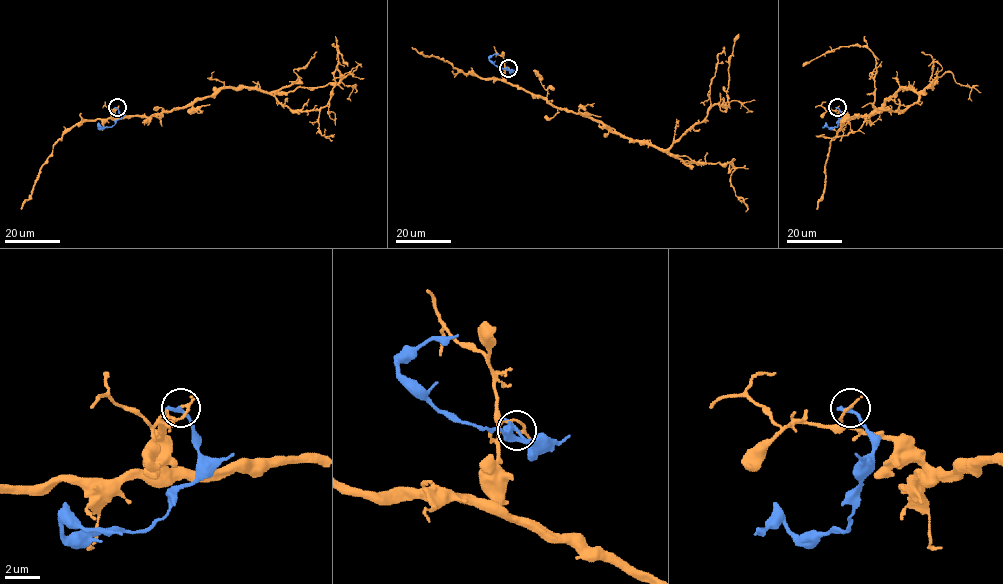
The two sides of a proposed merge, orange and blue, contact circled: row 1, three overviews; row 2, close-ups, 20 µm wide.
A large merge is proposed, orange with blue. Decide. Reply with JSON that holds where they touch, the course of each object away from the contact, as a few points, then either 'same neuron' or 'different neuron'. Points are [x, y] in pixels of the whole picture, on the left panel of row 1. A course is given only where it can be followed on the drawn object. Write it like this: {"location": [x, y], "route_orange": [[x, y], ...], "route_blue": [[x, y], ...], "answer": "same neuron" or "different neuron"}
{"location": [117, 107], "route_orange": [[117, 107], [116, 117], [149, 117], [242, 88], [292, 110], [319, 110], [335, 85], [336, 45], [348, 66]], "route_blue": [[117, 107], [119, 117], [113, 125], [98, 126], [107, 127]], "answer": "different neuron"}

